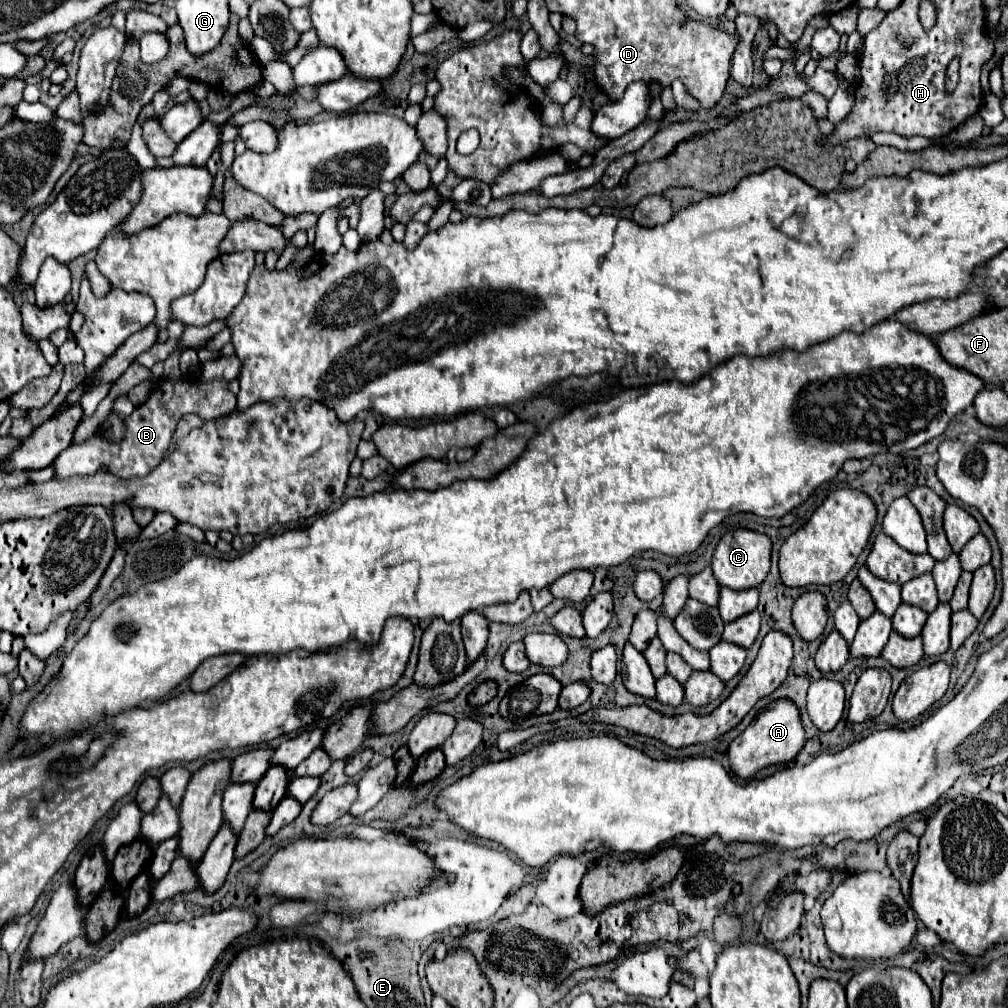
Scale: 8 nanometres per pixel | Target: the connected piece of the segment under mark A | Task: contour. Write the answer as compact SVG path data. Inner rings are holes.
M775 700L771 702L727 748L727 756L731 762L731 770L737 778L751 778L757 770L771 766L771 764L781 764L781 762L791 762L795 756L801 752L805 746L805 730L801 724L799 710L795 702L791 700Z

